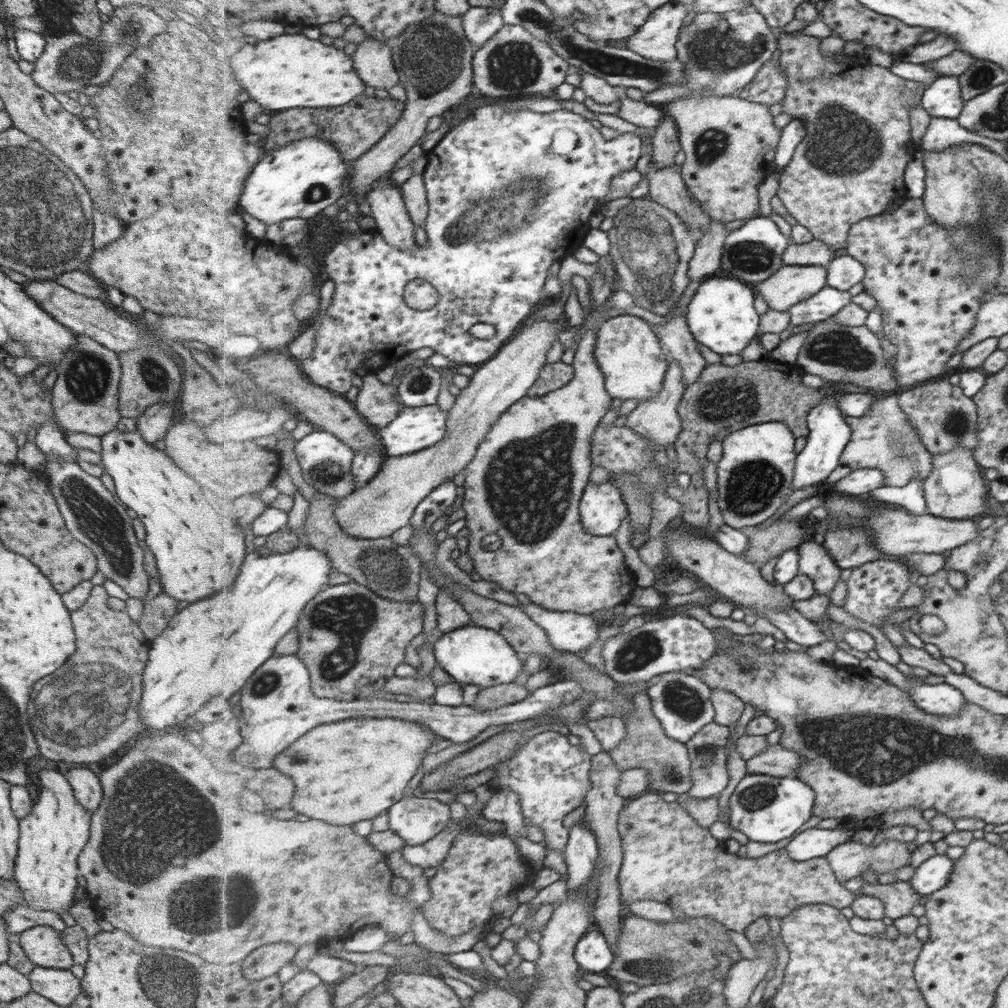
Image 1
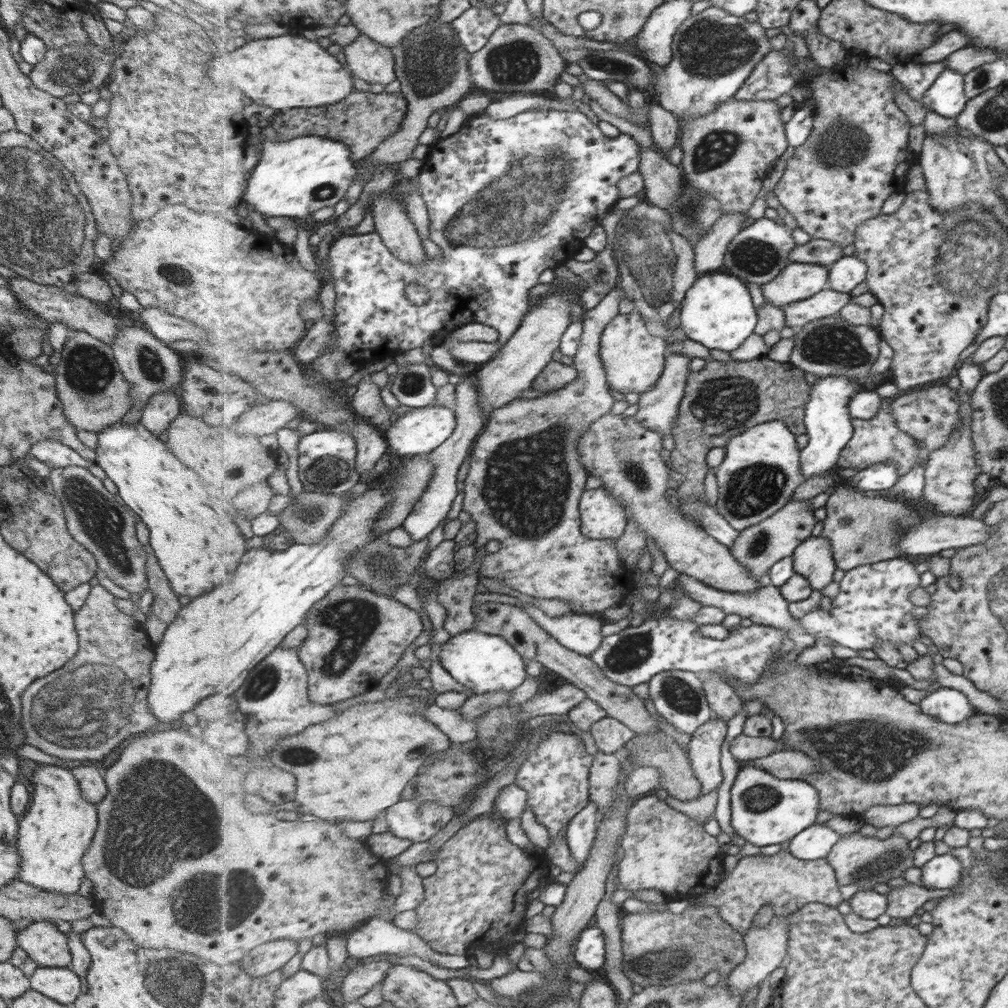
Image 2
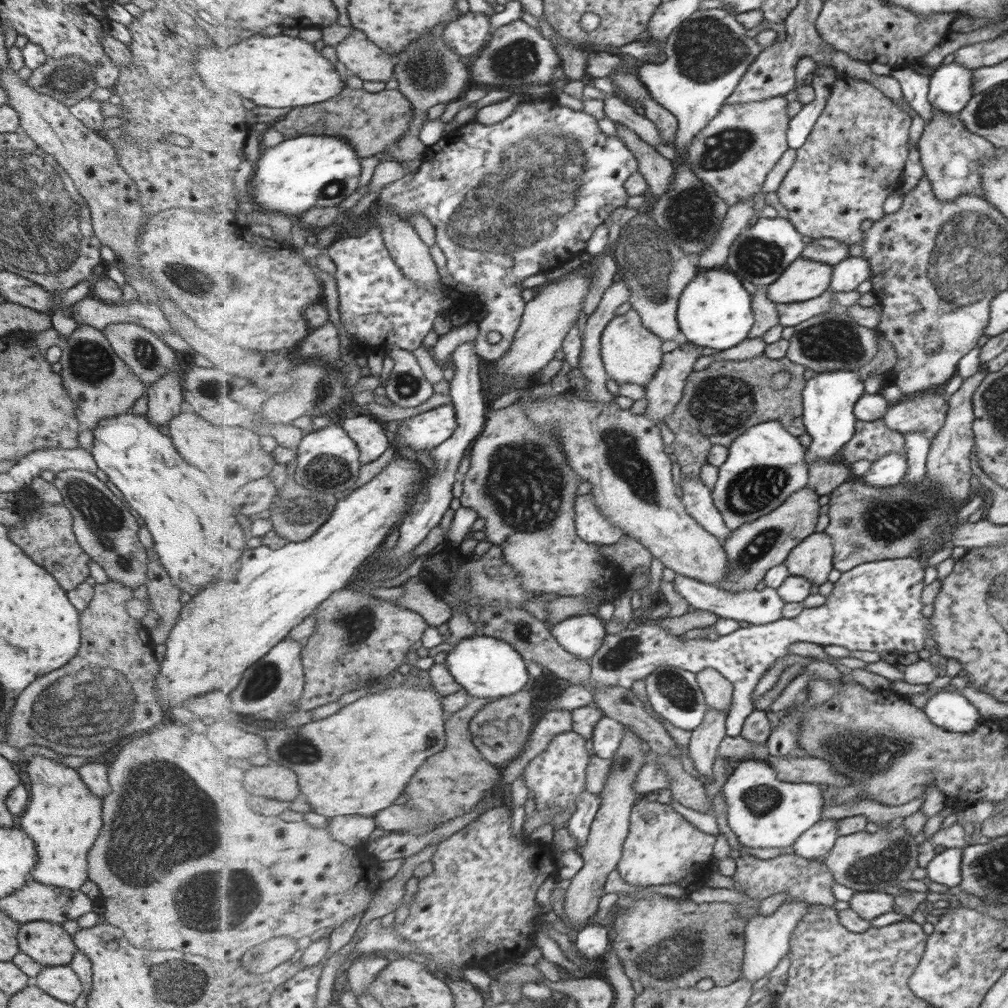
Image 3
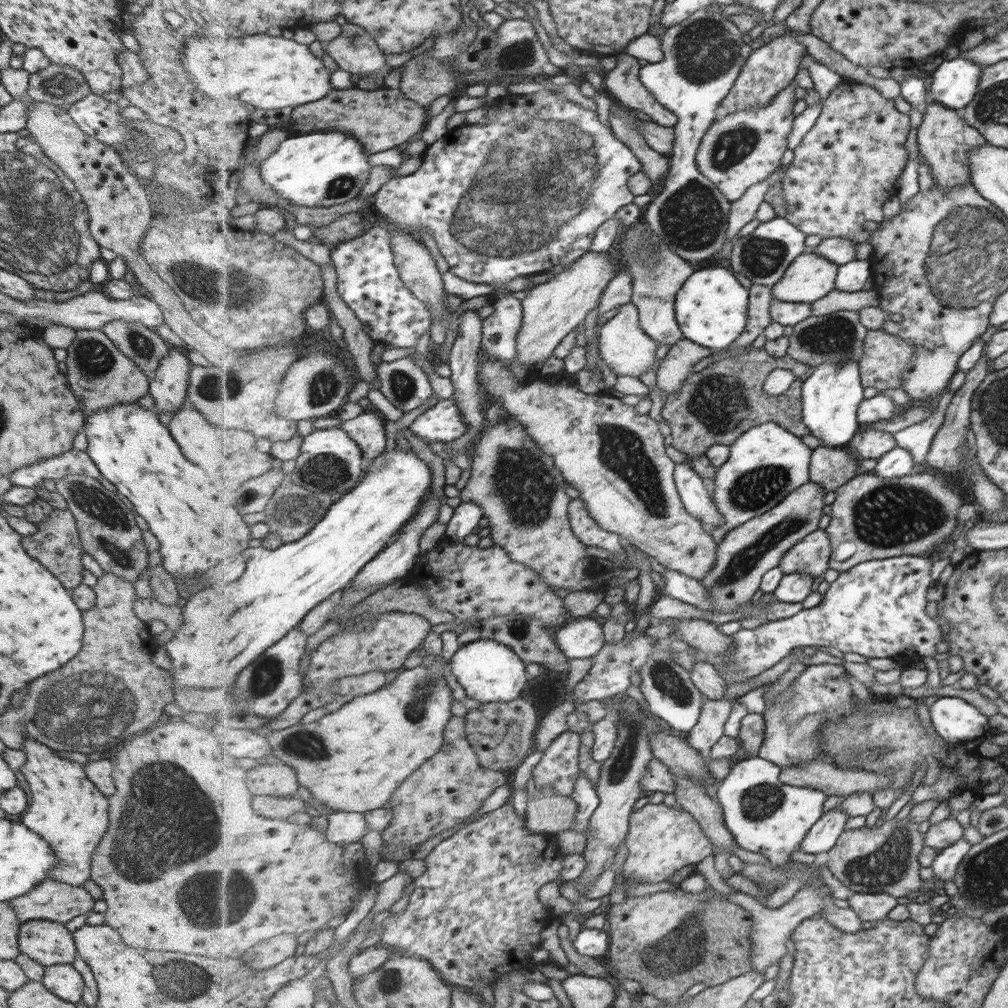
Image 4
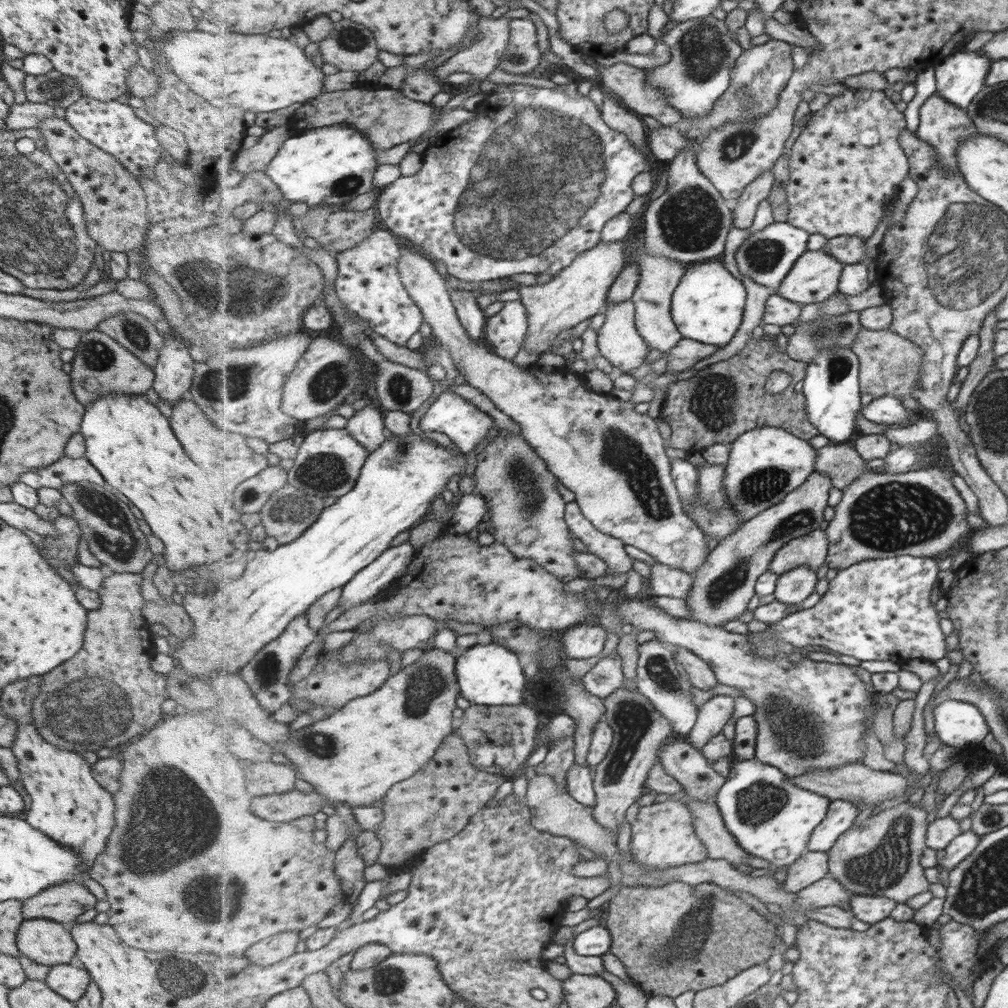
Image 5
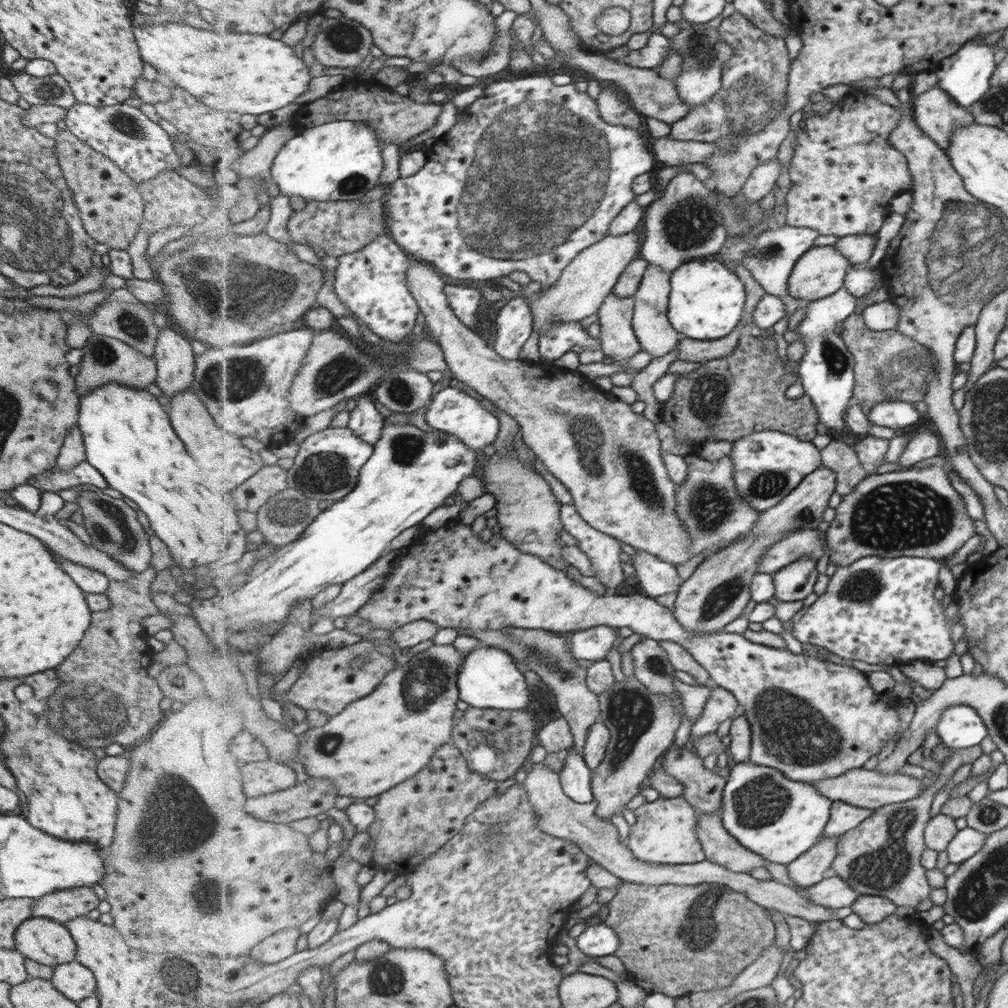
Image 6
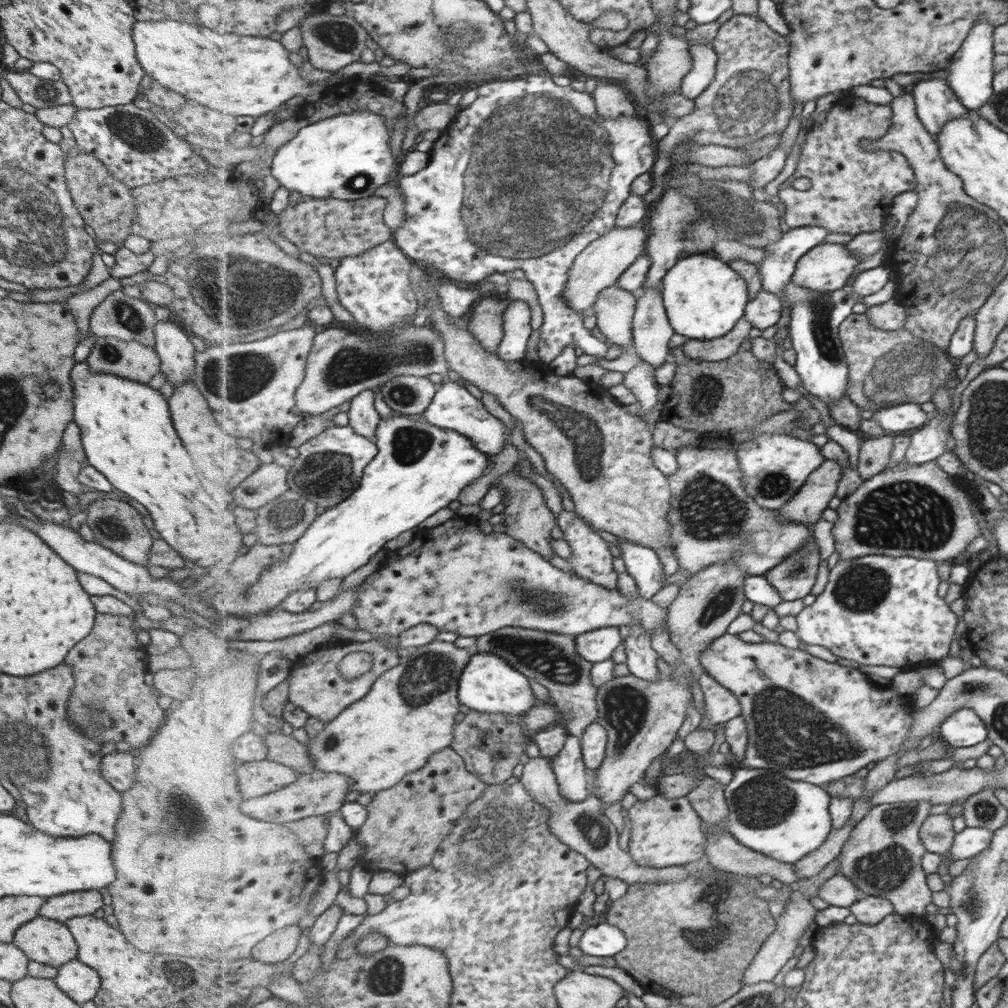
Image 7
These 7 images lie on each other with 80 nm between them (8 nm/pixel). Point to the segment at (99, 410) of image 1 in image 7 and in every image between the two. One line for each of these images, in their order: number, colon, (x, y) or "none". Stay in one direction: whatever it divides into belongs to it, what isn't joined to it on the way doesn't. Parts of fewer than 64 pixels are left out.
2: (93, 395)
3: (94, 379)
4: (99, 376)
5: (101, 366)
6: (105, 359)
7: (131, 360)

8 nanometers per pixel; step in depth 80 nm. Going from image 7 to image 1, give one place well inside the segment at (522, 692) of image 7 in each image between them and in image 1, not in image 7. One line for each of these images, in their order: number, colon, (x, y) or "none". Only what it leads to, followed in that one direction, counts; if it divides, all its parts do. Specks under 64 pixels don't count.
1: (474, 654)
2: (483, 662)
3: (486, 667)
4: (489, 671)
5: (490, 674)
6: (489, 678)

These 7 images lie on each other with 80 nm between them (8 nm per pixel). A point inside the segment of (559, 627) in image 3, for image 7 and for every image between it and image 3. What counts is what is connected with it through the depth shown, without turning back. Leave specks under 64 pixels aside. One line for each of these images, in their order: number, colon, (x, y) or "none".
4: (580, 638)
5: (582, 641)
6: (594, 644)
7: (597, 646)

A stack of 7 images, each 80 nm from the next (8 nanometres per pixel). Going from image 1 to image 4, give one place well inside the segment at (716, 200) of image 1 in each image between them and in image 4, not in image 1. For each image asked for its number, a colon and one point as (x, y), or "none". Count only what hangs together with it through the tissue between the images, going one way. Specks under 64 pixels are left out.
2: (727, 153)
3: (736, 151)
4: (742, 148)

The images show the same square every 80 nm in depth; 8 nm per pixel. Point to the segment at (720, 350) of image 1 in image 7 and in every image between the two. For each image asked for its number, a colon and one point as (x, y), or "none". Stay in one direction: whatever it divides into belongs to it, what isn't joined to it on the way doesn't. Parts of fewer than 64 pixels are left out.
2: (717, 311)
3: (714, 311)
4: (711, 308)
5: (707, 306)
6: (707, 301)
7: (705, 298)

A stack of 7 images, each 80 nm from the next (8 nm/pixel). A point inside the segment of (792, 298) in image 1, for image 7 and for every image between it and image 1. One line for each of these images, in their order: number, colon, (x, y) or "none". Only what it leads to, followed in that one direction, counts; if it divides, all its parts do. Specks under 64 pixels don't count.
2: (799, 281)
3: (805, 279)
4: (811, 277)
5: (816, 276)
6: (821, 272)
7: (830, 266)

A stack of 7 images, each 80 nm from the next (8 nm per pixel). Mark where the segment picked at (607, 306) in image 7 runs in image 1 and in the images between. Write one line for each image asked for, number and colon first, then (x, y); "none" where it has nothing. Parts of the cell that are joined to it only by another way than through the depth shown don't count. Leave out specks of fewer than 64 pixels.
1: (635, 362)
2: (635, 360)
3: (632, 353)
4: (626, 348)
5: (619, 341)
6: (619, 340)

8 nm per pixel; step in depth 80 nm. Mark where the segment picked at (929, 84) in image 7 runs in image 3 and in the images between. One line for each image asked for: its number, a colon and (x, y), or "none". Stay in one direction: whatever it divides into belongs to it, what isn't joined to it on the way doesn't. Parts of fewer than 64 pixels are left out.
3: (951, 156)
4: (944, 138)
5: (944, 126)
6: (936, 113)

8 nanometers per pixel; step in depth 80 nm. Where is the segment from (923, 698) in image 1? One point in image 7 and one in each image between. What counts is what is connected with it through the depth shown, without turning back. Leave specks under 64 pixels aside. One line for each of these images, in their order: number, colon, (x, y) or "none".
2: (950, 706)
3: (951, 711)
4: (954, 719)
5: (959, 724)
6: (959, 727)
7: (963, 728)

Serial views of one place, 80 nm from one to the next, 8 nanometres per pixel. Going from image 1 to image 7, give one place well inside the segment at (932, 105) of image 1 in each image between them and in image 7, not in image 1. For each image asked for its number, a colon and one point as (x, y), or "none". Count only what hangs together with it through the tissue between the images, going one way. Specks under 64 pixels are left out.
2: (945, 96)
3: (950, 85)
4: (954, 81)
5: (959, 76)
6: (964, 76)
7: (970, 78)

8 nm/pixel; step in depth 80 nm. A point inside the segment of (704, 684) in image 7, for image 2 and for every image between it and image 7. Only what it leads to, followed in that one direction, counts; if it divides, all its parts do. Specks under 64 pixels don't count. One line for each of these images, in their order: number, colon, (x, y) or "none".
2: (704, 749)
3: (705, 741)
4: (711, 726)
5: (714, 714)
6: (722, 704)

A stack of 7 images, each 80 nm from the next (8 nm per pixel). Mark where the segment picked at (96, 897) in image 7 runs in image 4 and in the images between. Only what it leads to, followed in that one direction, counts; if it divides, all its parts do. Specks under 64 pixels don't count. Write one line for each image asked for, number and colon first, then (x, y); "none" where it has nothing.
4: (52, 901)
5: (62, 903)
6: (61, 906)

